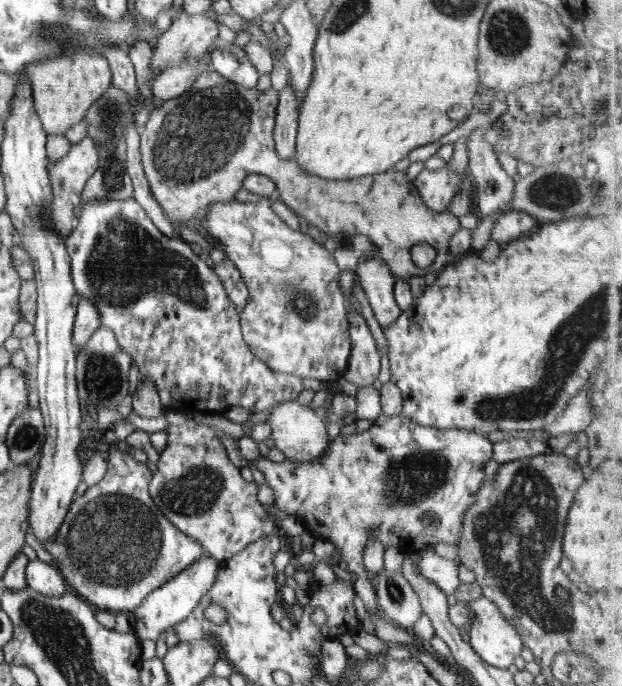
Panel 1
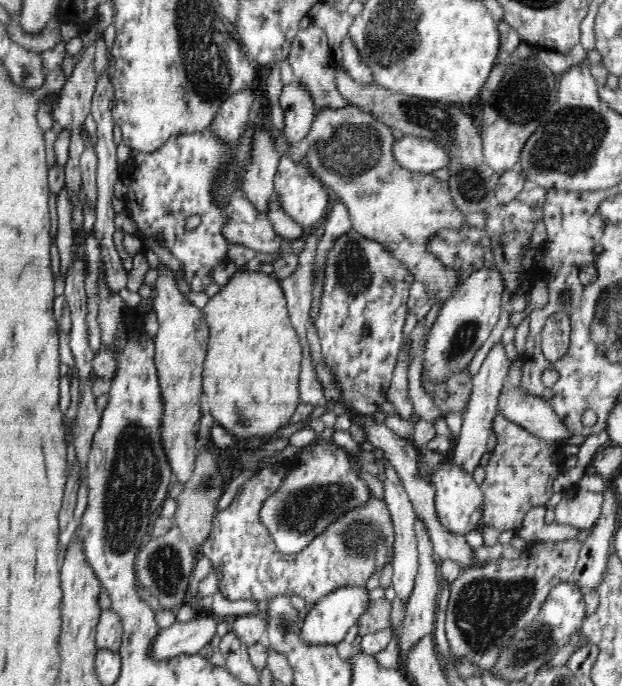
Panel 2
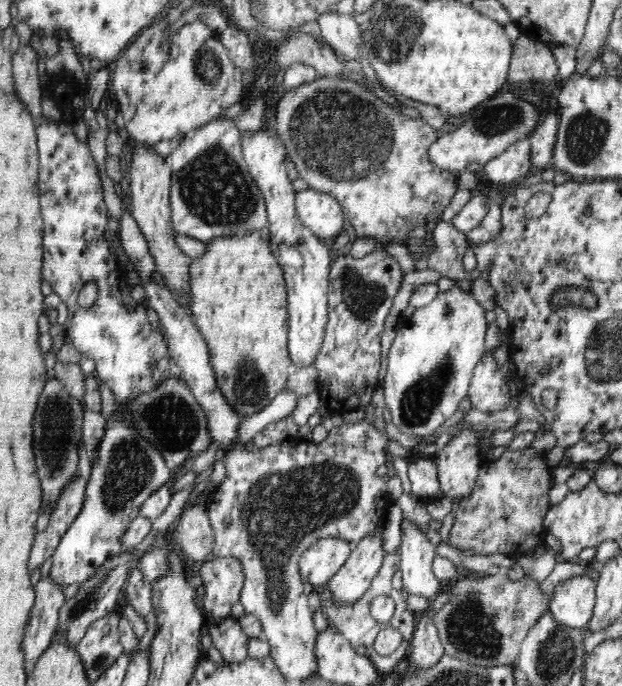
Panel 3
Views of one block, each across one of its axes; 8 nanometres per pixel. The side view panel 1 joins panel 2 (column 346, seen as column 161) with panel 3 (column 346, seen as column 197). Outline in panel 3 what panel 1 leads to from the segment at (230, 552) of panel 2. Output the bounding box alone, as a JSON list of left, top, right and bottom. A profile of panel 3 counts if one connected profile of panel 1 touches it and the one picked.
[299,538,354,591]

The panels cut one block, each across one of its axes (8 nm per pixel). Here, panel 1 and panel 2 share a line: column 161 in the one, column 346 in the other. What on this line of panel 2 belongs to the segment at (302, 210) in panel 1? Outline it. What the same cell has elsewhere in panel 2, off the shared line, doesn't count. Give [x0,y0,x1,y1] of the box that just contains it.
[304,104,467,306]

